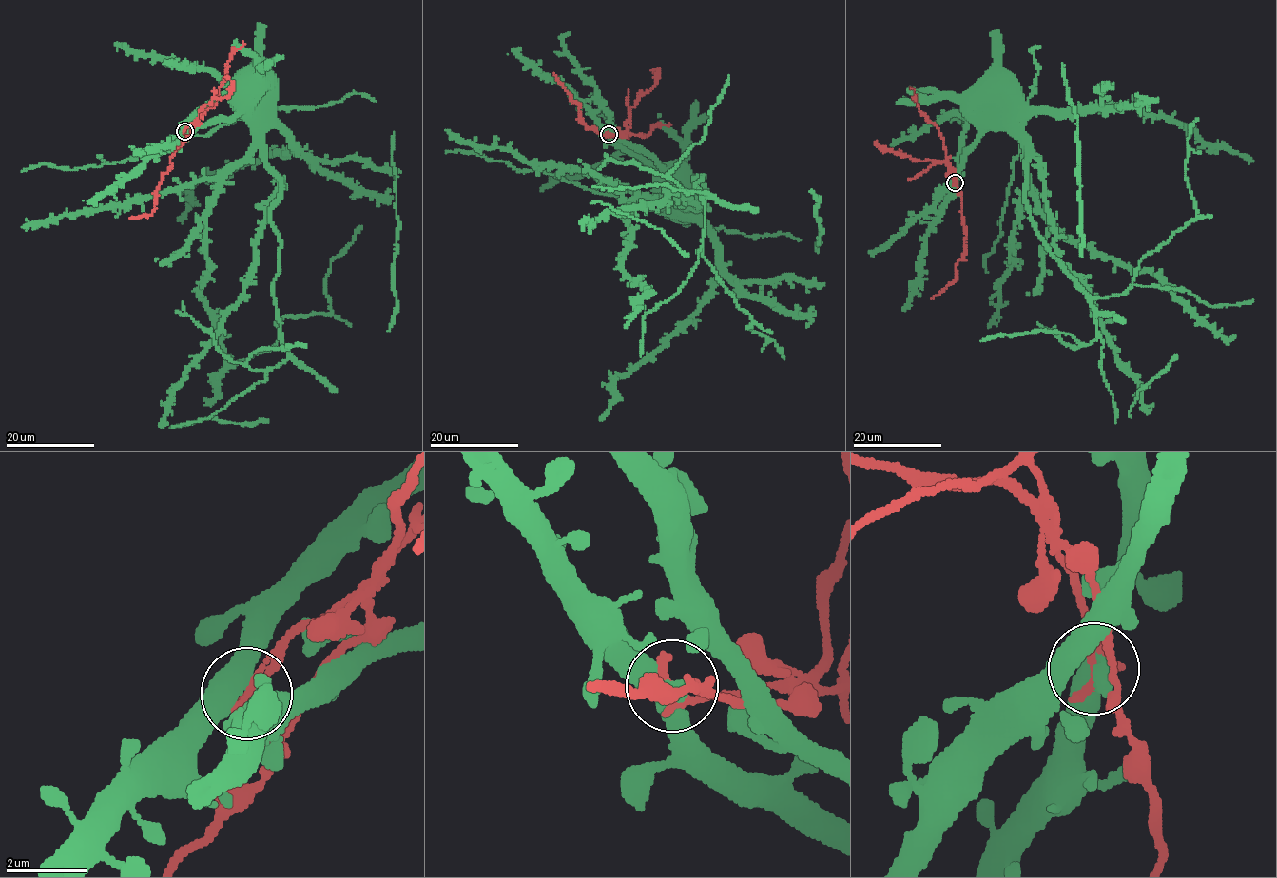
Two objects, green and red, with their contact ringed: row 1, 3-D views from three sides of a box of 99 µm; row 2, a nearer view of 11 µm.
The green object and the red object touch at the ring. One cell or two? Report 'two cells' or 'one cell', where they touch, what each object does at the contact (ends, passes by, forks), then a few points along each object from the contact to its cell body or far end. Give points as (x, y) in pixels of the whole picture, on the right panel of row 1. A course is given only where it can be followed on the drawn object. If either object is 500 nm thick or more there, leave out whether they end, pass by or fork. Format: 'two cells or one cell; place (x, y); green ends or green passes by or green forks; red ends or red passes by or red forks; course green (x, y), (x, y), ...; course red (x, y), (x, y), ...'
two cells; place (955, 182); course green (955, 182), (965, 114), (974, 94), (986, 85); course red (955, 182), (952, 172), (961, 197), (966, 253), (956, 265), (957, 276), (932, 297)

